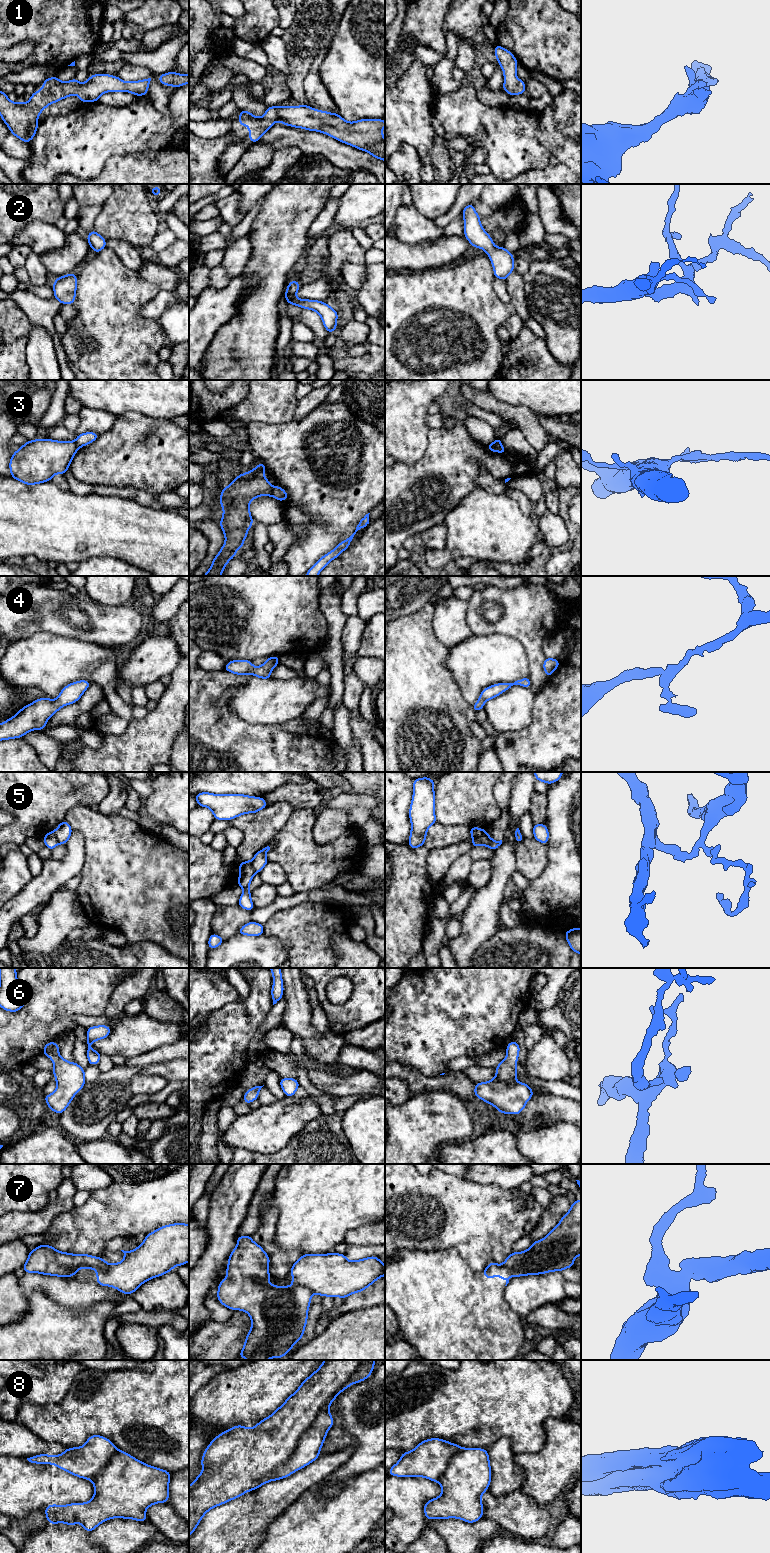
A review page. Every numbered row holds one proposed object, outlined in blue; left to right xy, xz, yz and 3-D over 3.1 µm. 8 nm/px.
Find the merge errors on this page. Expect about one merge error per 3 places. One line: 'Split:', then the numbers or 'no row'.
Split: 3, 5, 7, 8

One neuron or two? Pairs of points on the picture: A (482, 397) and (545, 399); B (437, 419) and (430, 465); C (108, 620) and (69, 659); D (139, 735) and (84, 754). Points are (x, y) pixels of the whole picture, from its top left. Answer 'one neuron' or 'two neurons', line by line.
A: two neurons
B: two neurons
C: two neurons
D: one neuron

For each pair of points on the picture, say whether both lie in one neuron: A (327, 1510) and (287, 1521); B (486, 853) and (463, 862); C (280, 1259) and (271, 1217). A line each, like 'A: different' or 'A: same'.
A: same
B: same
C: same

